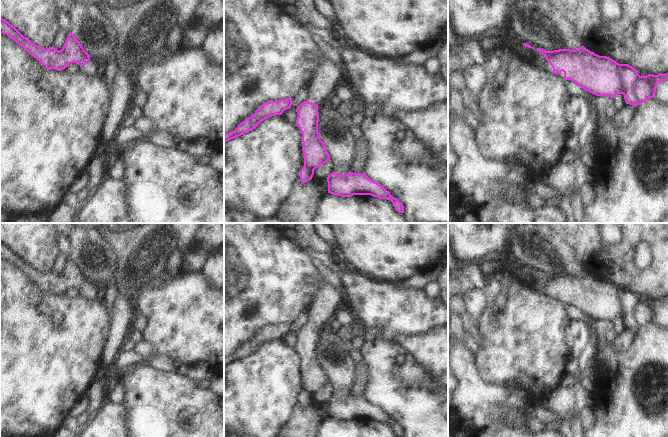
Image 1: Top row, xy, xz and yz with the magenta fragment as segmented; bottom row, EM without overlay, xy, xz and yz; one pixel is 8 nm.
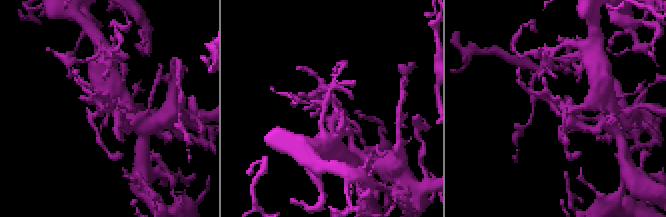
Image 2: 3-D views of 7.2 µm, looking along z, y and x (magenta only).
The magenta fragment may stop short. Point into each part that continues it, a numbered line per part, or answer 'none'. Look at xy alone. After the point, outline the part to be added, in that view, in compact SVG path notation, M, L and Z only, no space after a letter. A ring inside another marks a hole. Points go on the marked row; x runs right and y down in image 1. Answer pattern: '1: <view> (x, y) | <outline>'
1: xy (95, 67) | M90 57L89 63L81 66L81 71L91 76L98 76L102 74L104 63Z

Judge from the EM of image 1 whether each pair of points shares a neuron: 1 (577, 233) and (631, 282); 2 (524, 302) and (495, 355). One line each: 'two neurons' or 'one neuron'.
1: one neuron
2: one neuron

